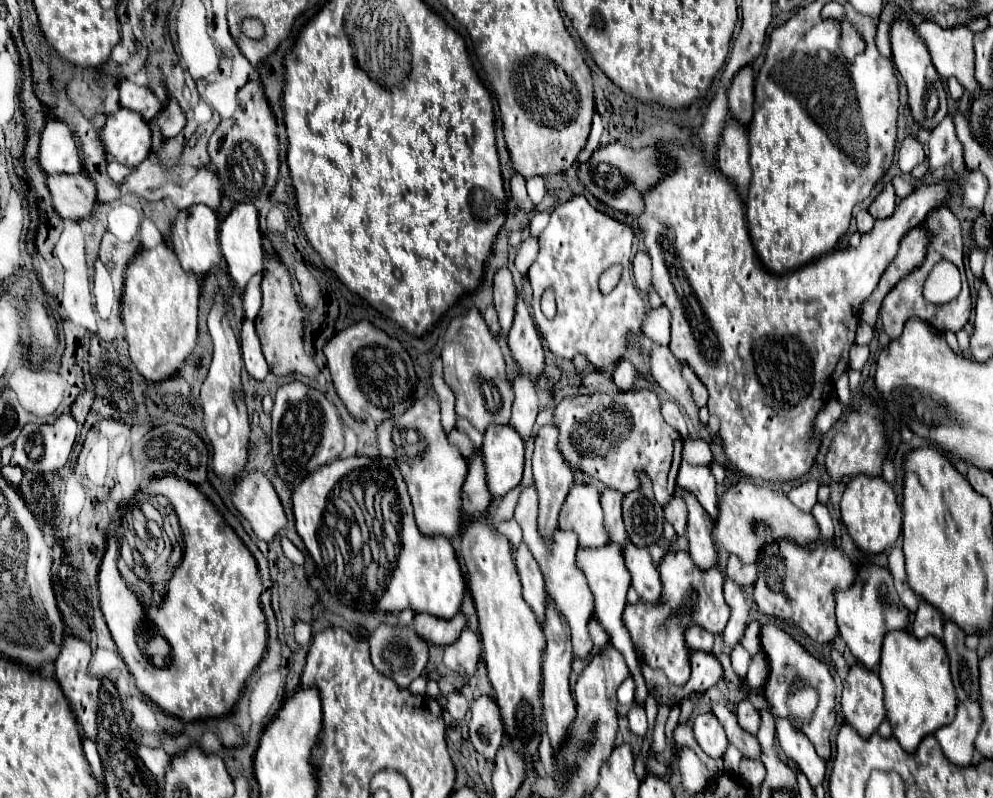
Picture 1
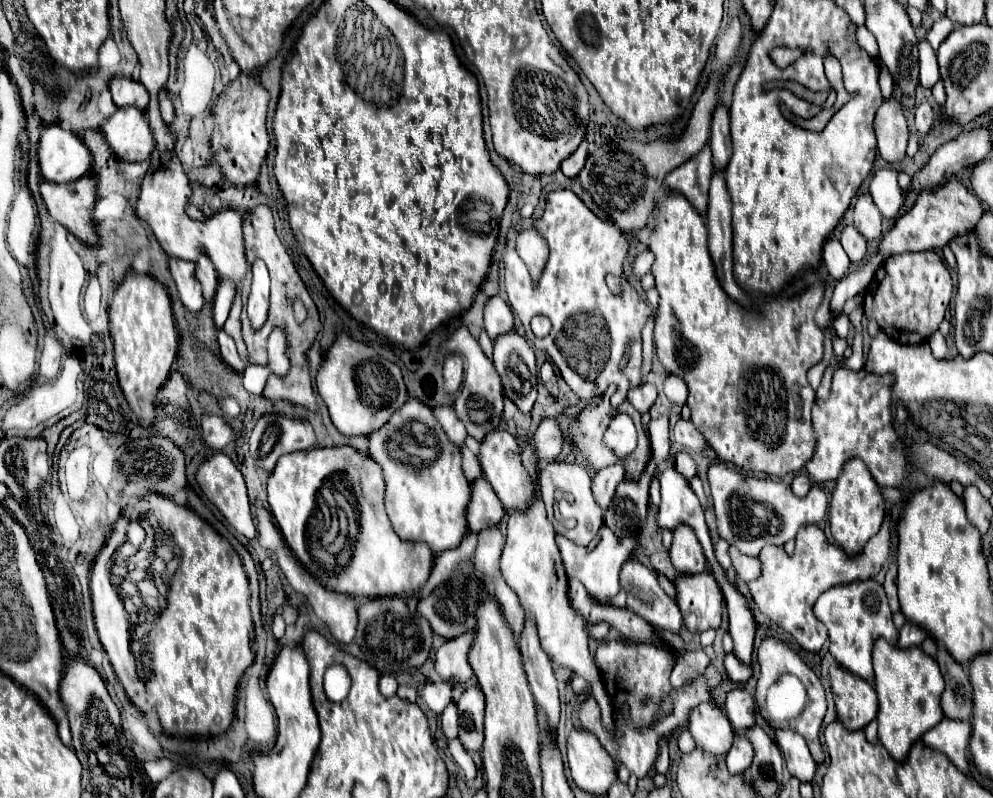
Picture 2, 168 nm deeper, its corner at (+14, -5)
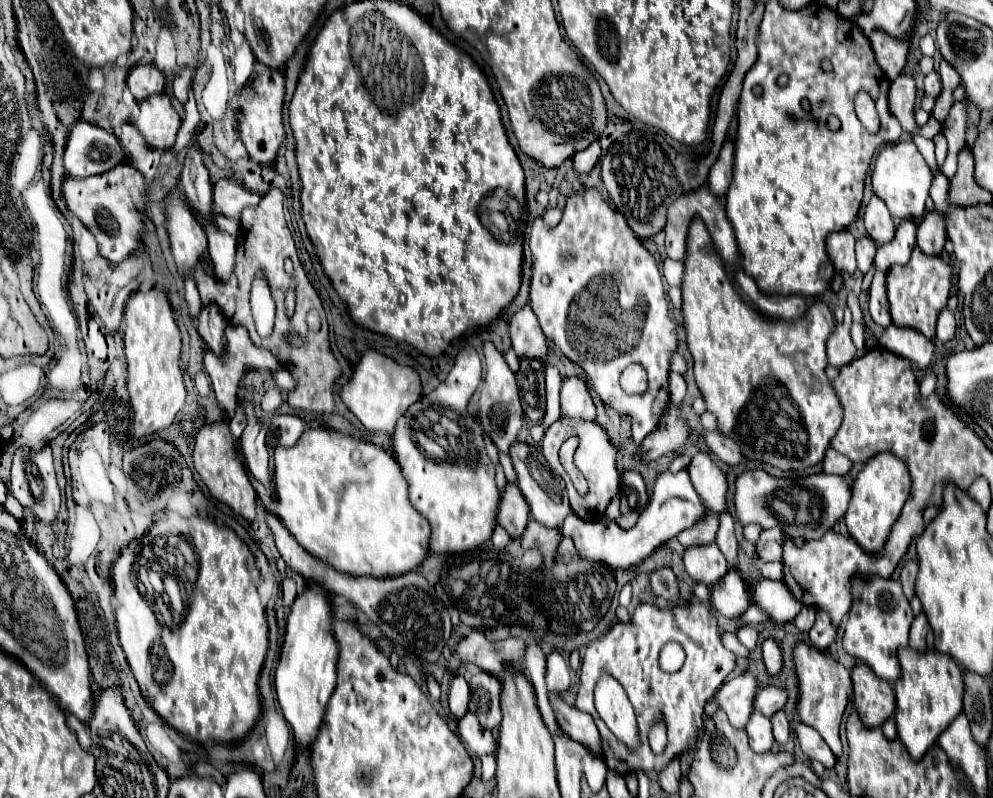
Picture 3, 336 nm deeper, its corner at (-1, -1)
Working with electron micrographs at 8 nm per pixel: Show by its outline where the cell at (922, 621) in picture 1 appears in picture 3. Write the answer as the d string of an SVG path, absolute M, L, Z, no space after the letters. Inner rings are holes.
M918 614L916 620L912 622L912 628L910 628L910 646L918 652L924 652L926 650L926 634L930 630L930 624L928 624L928 618L926 614Z

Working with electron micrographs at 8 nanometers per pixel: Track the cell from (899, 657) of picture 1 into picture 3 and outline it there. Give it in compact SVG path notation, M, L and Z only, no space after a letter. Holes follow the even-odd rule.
M902 648L898 652L902 676L896 682L896 726L898 738L910 752L914 760L920 760L930 746L938 742L938 736L948 728L948 724L962 712L964 680L960 666L936 650L916 652L912 648Z

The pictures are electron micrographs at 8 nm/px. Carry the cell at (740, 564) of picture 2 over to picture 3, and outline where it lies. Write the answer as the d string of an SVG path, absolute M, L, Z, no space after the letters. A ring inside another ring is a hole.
M768 528L768 530L762 530L760 540L756 542L756 554L758 554L762 560L766 560L766 562L782 560L784 536L786 536L786 532L784 532L782 528Z

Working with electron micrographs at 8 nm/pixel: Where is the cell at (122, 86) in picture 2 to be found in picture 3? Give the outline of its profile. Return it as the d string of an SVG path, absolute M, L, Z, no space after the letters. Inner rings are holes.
M138 64L128 74L128 88L132 90L138 102L146 100L156 92L162 92L164 86L166 86L164 74L152 64Z

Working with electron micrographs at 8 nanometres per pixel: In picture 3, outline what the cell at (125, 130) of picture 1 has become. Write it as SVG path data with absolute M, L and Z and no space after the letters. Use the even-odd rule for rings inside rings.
M164 92L142 100L140 114L134 120L134 126L140 130L148 146L156 150L166 150L174 146L180 124L180 114Z

